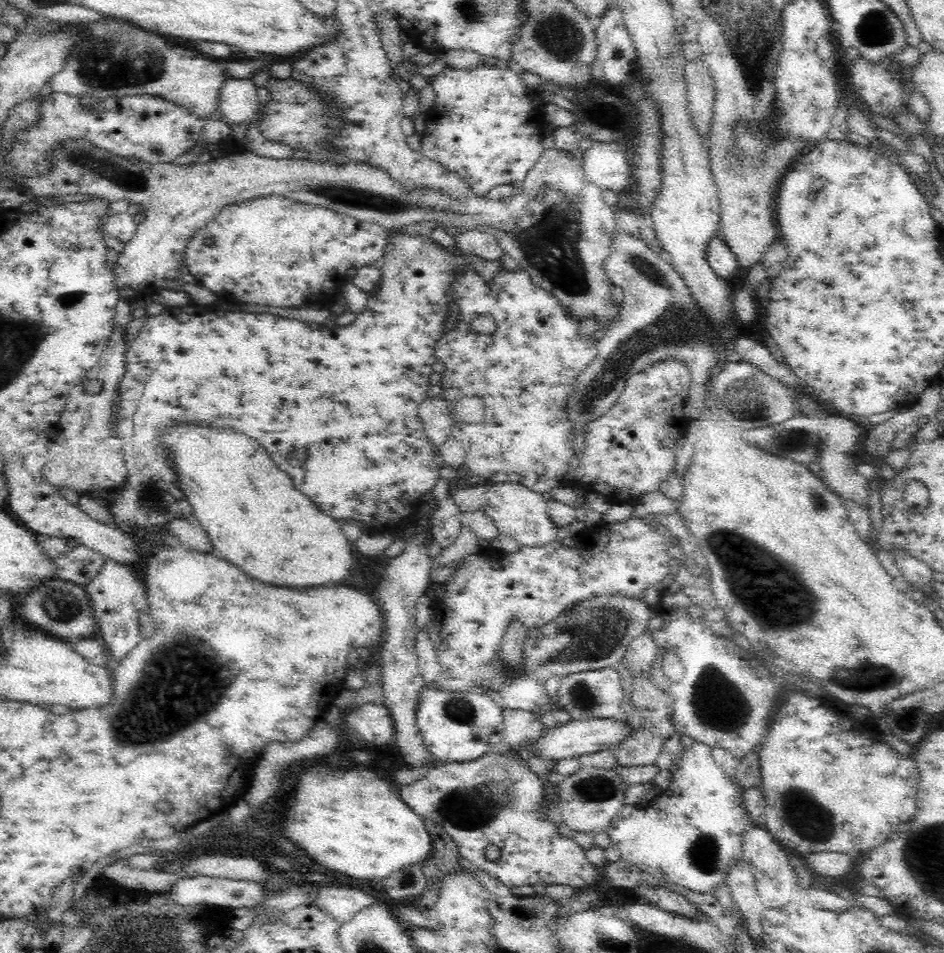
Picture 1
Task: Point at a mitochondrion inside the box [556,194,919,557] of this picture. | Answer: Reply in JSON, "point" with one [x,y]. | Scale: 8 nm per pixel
{"point":[677,325]}

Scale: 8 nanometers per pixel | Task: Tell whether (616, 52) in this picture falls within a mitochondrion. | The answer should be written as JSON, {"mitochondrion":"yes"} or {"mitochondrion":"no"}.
{"mitochondrion":"yes"}

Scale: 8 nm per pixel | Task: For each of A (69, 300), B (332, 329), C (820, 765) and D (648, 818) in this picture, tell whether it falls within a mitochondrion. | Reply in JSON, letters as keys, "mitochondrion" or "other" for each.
{"A":"other","B":"other","C":"other","D":"other"}

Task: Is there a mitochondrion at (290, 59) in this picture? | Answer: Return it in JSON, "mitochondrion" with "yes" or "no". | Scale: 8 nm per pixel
{"mitochondrion":"no"}

